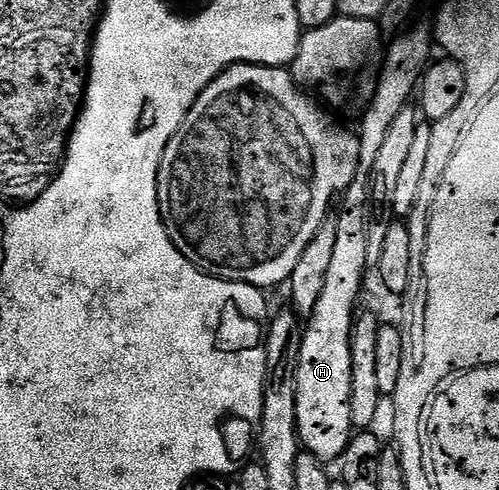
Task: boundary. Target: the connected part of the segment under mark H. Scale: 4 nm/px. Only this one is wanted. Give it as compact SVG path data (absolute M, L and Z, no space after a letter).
M417 28L414 32L408 32L401 34L406 36L398 35L398 40L390 48L388 45L384 49L373 98L364 109L365 117L361 120L360 171L343 194L343 201L345 200L349 209L342 216L336 217L337 237L335 254L331 257L331 270L327 270L323 294L319 294L319 302L315 302L315 310L307 317L301 334L297 367L297 435L301 438L304 451L315 454L323 462L340 461L349 440L355 434L351 422L351 334L355 313L358 311L357 295L360 294L361 283L365 280L365 264L370 263L366 212L369 208L368 172L371 166L375 166L375 158L387 139L391 124L395 122L395 118L399 118L402 110L410 107L409 99L412 96L414 99L421 77L425 75L434 55L427 29Z

